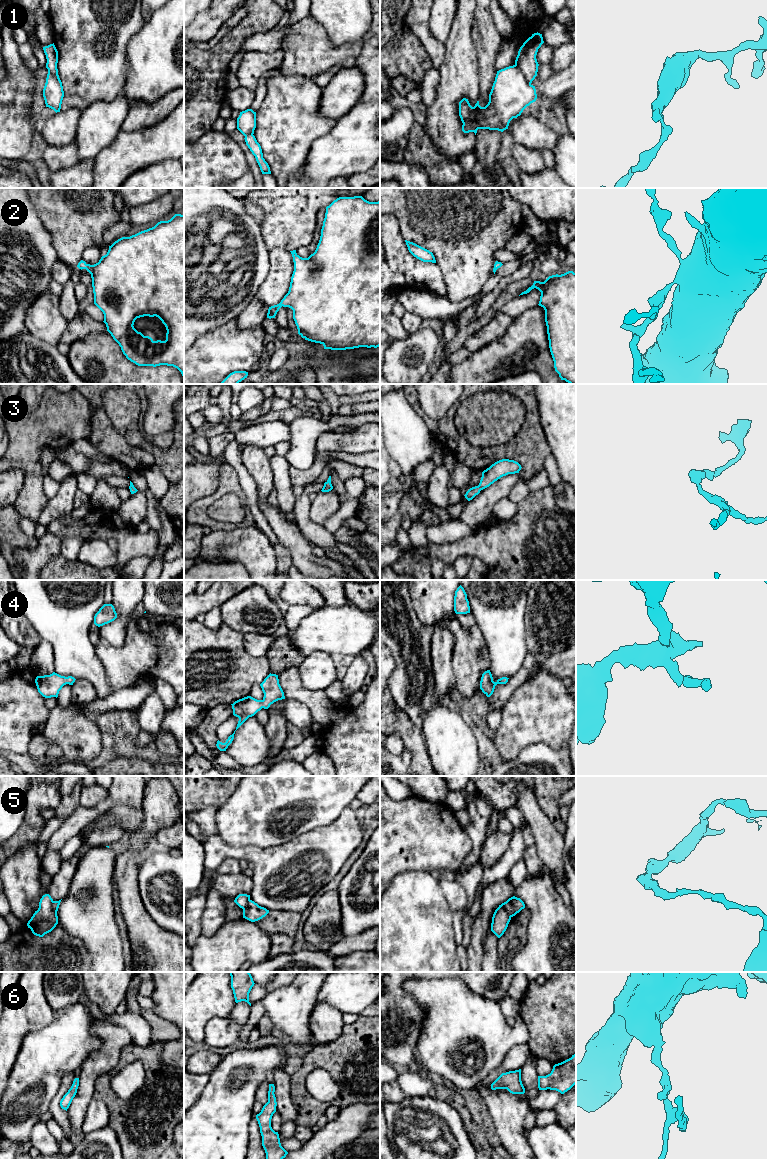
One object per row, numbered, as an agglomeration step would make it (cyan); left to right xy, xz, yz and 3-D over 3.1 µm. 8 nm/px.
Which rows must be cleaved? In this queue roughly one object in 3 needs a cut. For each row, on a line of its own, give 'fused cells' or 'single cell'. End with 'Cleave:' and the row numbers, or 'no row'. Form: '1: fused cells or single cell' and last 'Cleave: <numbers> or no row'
1: fused cells
2: single cell
3: single cell
4: single cell
5: fused cells
6: single cell
Cleave: 1, 5

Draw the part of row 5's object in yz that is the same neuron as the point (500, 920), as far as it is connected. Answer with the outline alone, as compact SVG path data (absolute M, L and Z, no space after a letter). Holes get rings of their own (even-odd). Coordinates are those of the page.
M510 898L506 902L508 902L509 900ZM506 902L499 905L499 907L495 910L492 917L491 931L498 938L500 938L504 934L511 920L511 917L509 916L505 908Z

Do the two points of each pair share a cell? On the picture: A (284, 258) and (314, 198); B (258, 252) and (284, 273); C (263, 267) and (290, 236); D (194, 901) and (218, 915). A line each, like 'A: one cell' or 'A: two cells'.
A: two cells
B: two cells
C: two cells
D: two cells

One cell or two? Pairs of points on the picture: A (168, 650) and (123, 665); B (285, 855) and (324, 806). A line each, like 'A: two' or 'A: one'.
A: one
B: two

